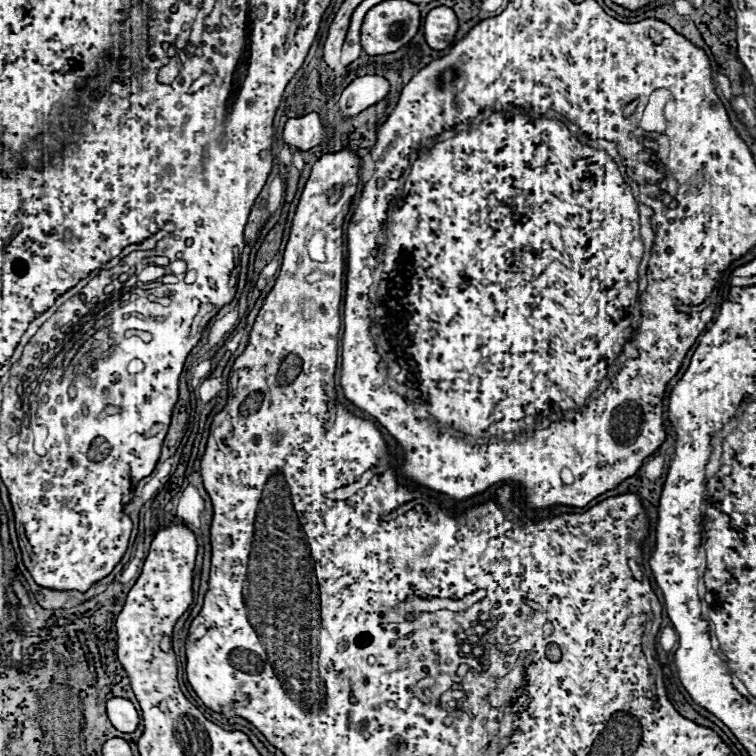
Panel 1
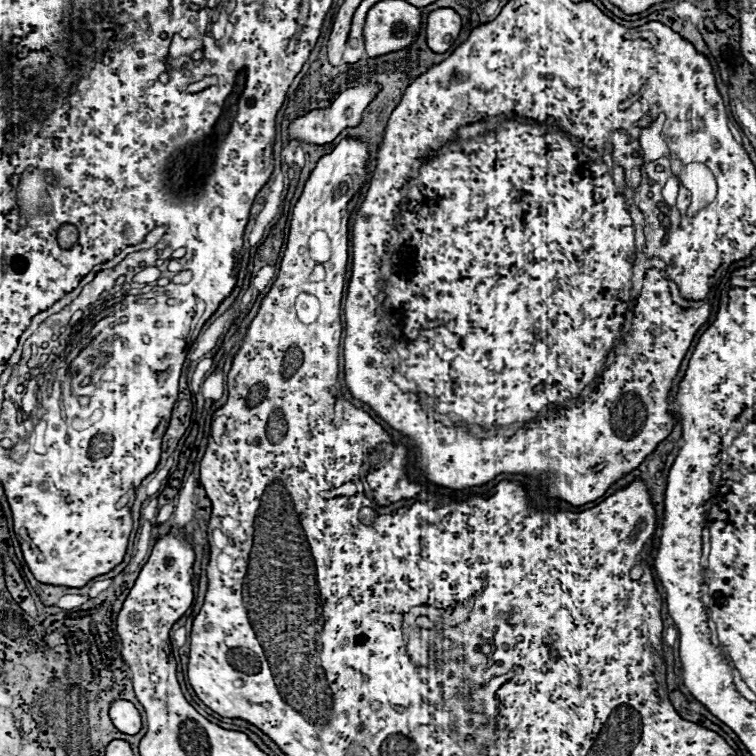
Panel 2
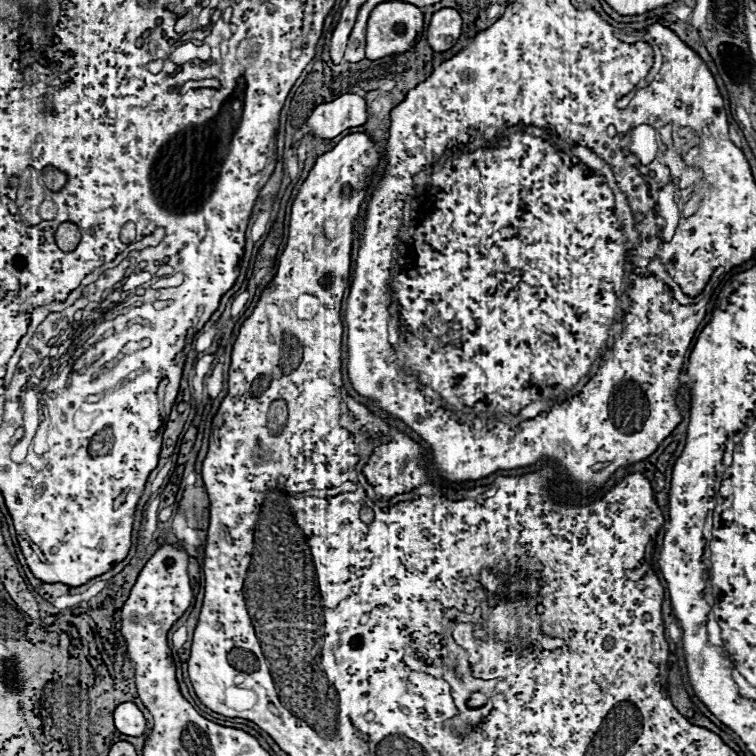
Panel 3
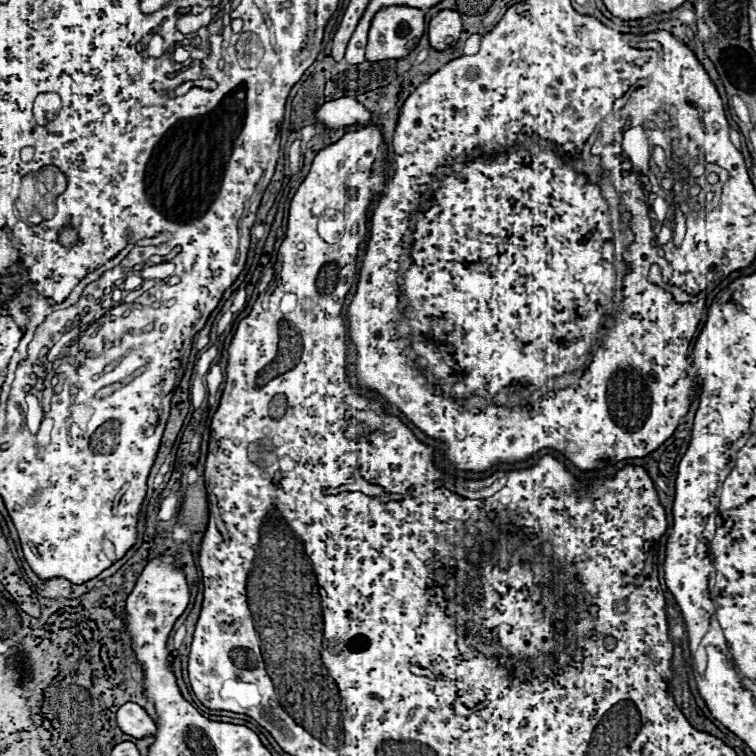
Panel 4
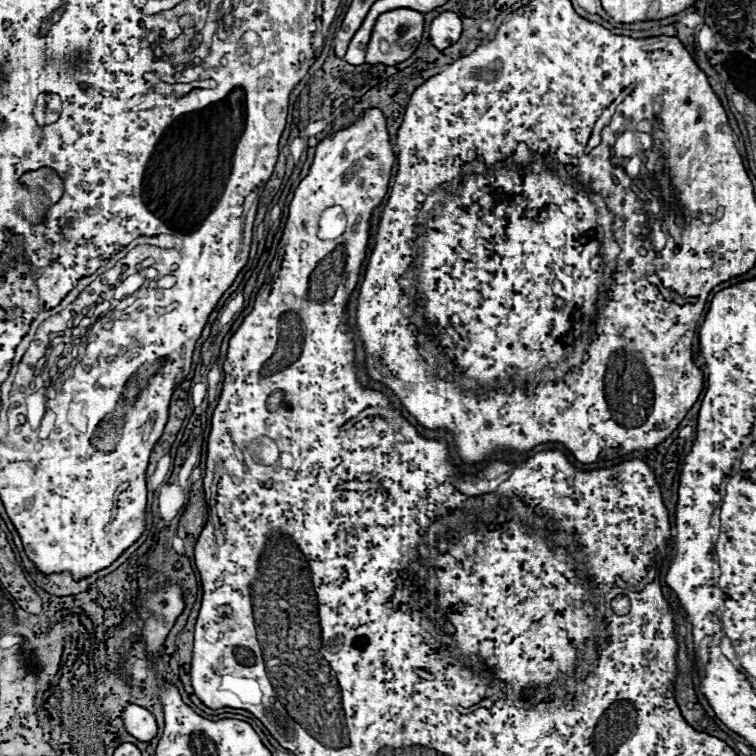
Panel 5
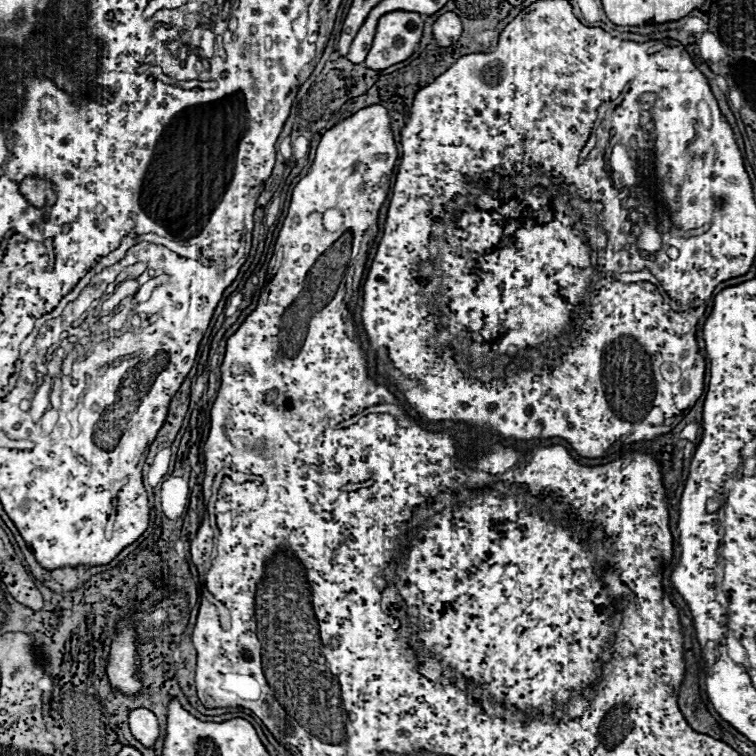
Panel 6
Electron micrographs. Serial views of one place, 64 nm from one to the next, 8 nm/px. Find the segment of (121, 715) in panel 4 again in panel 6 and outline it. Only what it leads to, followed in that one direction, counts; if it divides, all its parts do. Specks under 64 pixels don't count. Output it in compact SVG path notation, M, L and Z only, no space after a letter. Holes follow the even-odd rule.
M138 708L138 710L130 712L130 730L132 730L134 738L138 742L142 742L146 748L154 746L154 742L160 736L158 720L156 720L154 712L150 712L146 708Z

